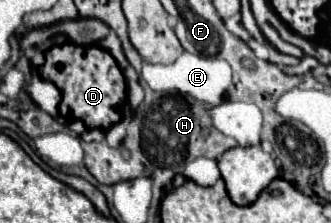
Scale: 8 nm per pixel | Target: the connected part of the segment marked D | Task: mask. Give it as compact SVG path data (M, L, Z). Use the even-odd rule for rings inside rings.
M62 44L44 54L44 66L40 66L40 78L56 84L62 94L60 116L68 122L82 120L86 128L106 130L122 120L120 106L126 102L126 82L116 60L98 46Z

